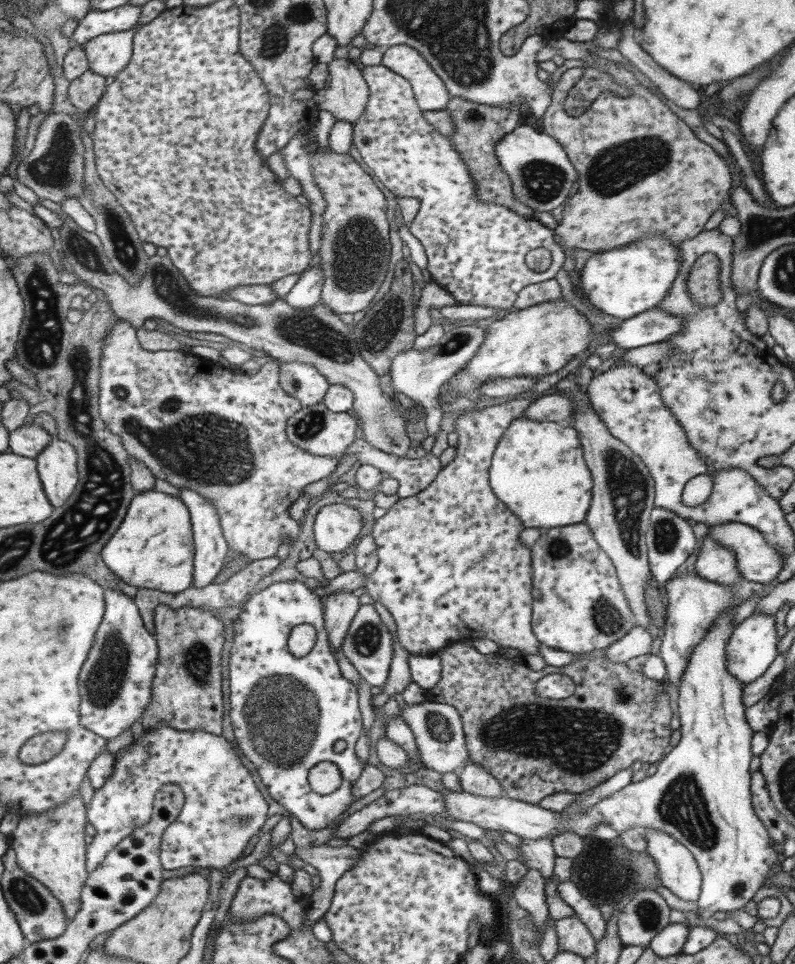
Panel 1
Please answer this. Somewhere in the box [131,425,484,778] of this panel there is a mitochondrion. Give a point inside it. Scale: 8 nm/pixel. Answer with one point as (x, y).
(282, 715)

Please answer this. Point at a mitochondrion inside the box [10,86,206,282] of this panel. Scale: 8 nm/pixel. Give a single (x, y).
(58, 169)

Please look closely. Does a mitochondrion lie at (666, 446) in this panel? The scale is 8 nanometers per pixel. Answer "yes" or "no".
no

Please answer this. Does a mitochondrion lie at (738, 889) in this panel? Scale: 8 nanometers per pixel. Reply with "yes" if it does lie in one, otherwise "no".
no

